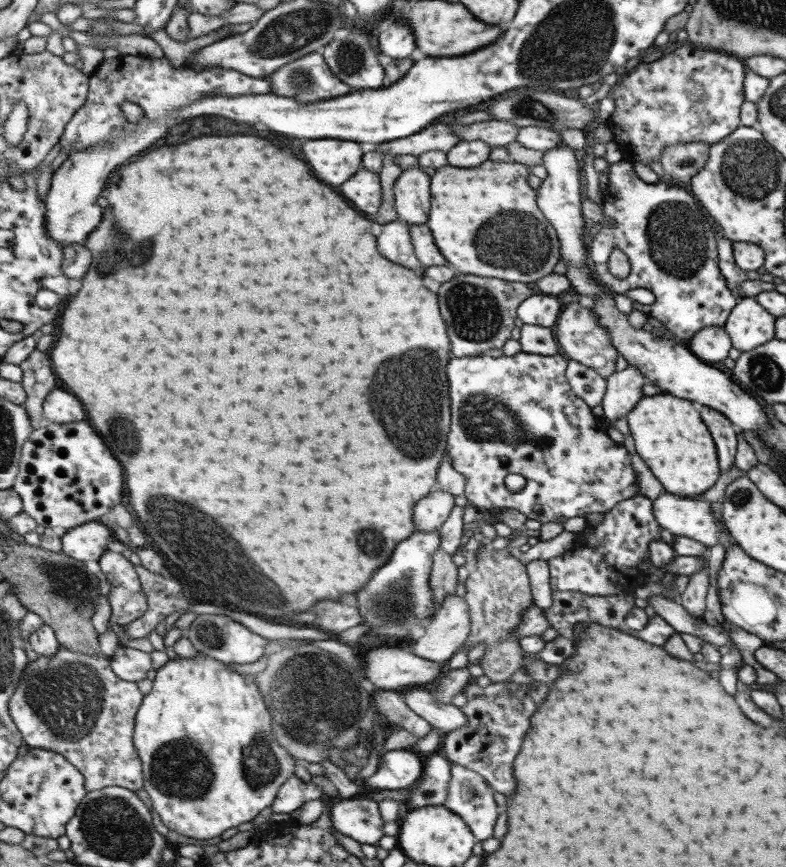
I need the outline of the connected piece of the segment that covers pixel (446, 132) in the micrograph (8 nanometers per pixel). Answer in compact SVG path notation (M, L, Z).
M433 123L416 135L377 145L377 149L385 155L393 153L400 156L404 154L420 156L420 154L430 150L451 152L453 147L461 141L462 138L453 128L445 125L445 123Z

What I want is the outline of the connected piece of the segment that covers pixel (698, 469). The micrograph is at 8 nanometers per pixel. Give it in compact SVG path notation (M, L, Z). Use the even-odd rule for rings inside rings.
M668 393L642 397L624 417L636 454L649 466L665 492L692 497L705 492L720 475L716 449L691 402Z

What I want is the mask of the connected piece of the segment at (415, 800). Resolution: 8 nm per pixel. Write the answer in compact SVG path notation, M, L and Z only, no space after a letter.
M437 751L425 756L424 773L409 800L411 808L444 805L449 796L452 762Z

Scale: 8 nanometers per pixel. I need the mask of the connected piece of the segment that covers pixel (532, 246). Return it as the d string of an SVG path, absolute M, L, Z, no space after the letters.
M490 158L487 162L481 164L481 168L457 168L447 166L447 168L441 168L441 170L435 172L432 188L432 212L430 212L428 225L433 232L439 250L447 257L447 260L450 262L449 266L453 266L458 273L476 274L494 279L513 281L514 283L530 284L532 286L536 283L536 280L543 278L543 276L549 276L553 274L553 272L557 272L557 264L561 264L559 237L556 235L556 229L554 229L544 217L544 213L537 208L537 188L533 188L533 184L529 184L530 169L531 167L527 167L526 164L512 161L497 162Z

